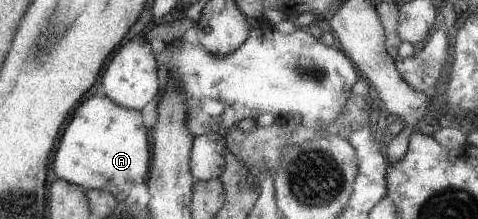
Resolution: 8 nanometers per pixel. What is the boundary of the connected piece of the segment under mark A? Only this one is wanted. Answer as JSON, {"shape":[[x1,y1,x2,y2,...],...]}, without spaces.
{"shape":[[92,96,76,107,60,137,52,163,54,173,84,190,109,191,118,203,120,199,128,201,130,189,144,189,149,175,148,130,141,110,118,105,106,96]]}

